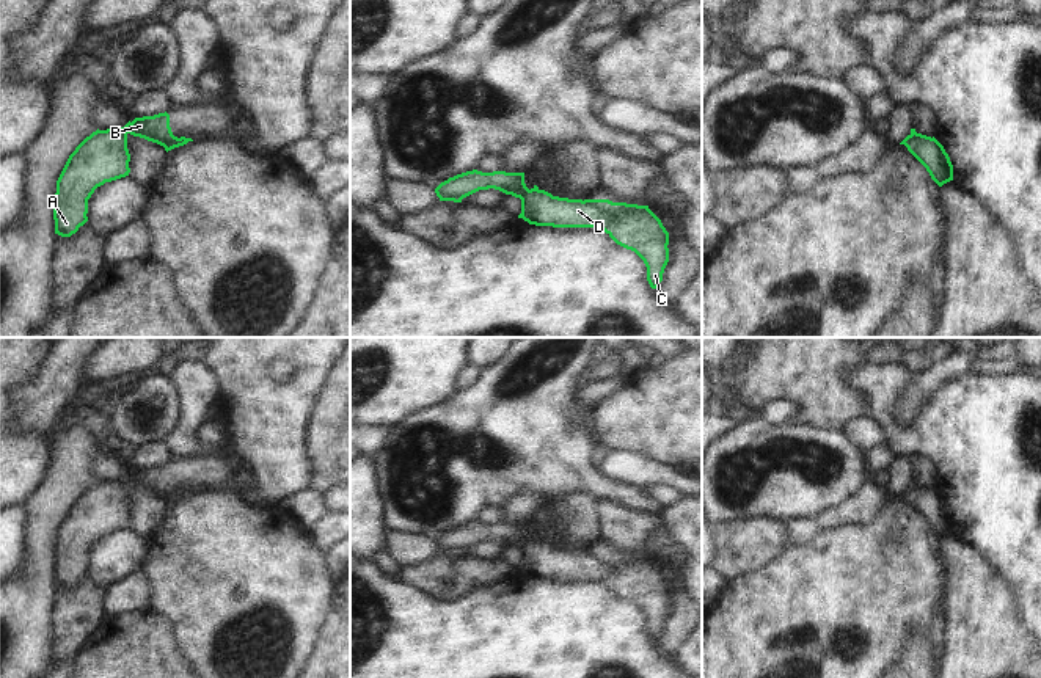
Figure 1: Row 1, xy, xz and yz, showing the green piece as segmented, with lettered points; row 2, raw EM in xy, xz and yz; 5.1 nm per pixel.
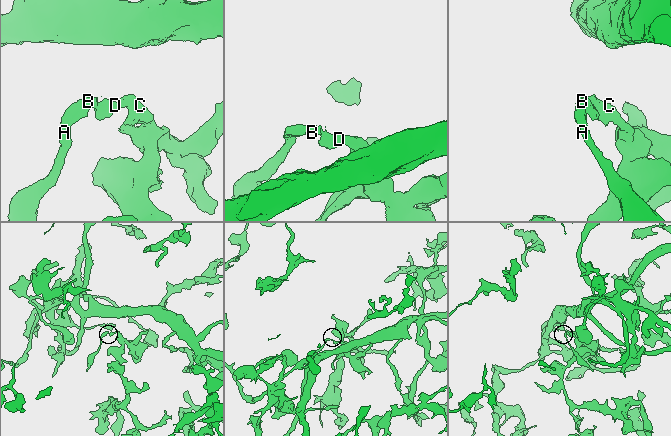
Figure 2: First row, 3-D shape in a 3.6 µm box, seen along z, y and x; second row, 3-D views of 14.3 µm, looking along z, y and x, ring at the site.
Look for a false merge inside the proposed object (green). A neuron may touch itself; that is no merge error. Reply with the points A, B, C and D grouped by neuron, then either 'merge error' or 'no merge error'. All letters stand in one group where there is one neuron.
A B / C D | merge error

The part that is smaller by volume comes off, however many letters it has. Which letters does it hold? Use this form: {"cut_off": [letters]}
{"cut_off": ["A", "B"]}

